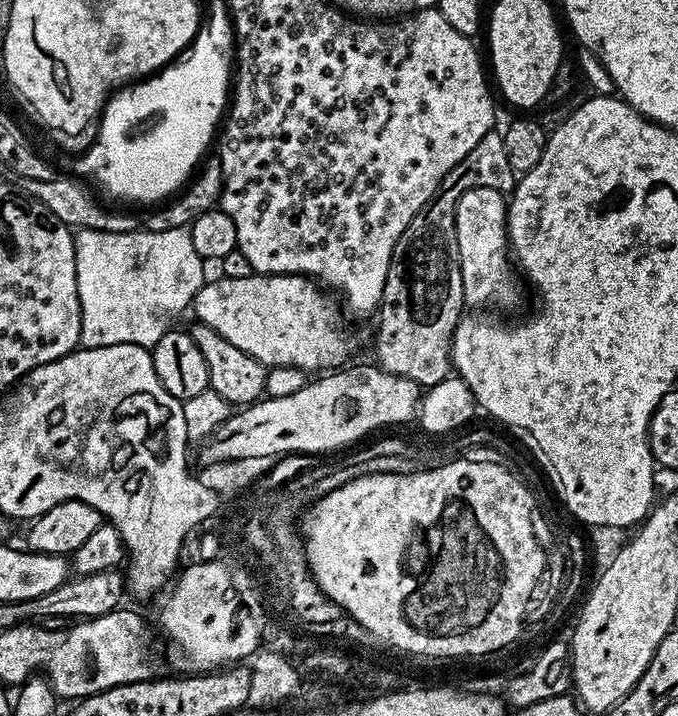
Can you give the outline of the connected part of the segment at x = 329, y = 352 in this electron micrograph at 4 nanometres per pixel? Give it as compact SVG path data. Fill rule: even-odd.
M271 274L246 278L221 275L219 279L209 279L198 290L195 319L218 330L238 350L246 350L246 354L265 366L300 368L306 374L336 370L347 361L344 359L348 356L348 336L336 328L340 324L341 305L336 305L315 279Z

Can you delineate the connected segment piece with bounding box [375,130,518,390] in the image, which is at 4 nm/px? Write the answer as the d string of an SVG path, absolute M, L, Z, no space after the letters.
M496 130L487 132L482 134L482 138L478 138L478 146L474 146L474 150L470 150L470 154L462 158L462 162L458 162L444 175L442 182L436 187L436 193L424 203L422 210L418 210L418 214L410 218L410 226L402 230L402 238L398 238L394 246L394 254L390 258L386 274L386 286L378 309L380 325L376 328L375 363L383 372L412 380L424 390L448 379L453 371L452 335L466 312L464 283L460 273L460 251L456 241L458 198L462 198L466 190L475 188L493 188L508 194L516 187L517 179L518 174L506 159L506 142L503 135Z

